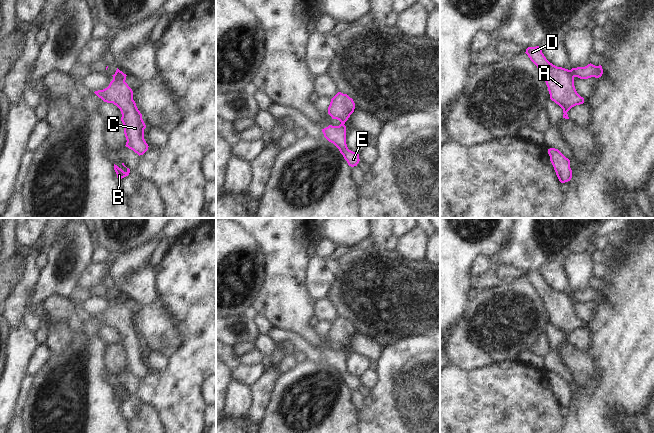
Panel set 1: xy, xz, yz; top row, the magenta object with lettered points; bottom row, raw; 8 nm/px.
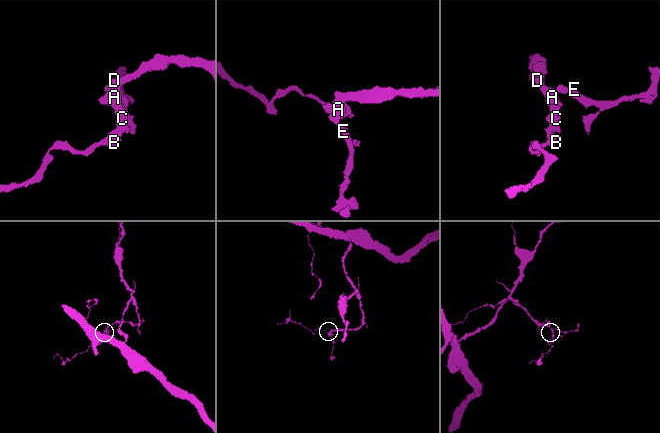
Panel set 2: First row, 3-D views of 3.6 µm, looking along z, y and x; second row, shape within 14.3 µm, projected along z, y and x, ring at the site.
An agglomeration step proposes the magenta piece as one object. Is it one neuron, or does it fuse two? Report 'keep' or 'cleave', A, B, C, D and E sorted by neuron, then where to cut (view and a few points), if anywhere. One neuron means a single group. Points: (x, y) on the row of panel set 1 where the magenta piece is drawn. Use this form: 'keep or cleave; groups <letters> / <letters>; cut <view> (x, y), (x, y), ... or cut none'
cleave; groups A B C D / E; cut yz (569, 70), (574, 76)

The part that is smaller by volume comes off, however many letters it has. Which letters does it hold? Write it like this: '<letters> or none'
E

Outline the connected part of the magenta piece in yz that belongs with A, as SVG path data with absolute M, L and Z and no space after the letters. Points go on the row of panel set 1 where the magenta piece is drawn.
M539 46L528 47L525 53L540 70L548 87L550 99L563 109L563 118L569 119L567 112L572 107L584 103L584 98L575 89L571 71L550 63Z

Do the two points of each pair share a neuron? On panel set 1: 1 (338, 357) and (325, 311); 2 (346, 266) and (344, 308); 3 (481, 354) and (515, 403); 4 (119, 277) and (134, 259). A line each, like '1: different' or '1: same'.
1: different
2: same
3: different
4: same

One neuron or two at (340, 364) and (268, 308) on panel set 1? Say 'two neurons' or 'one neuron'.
one neuron

